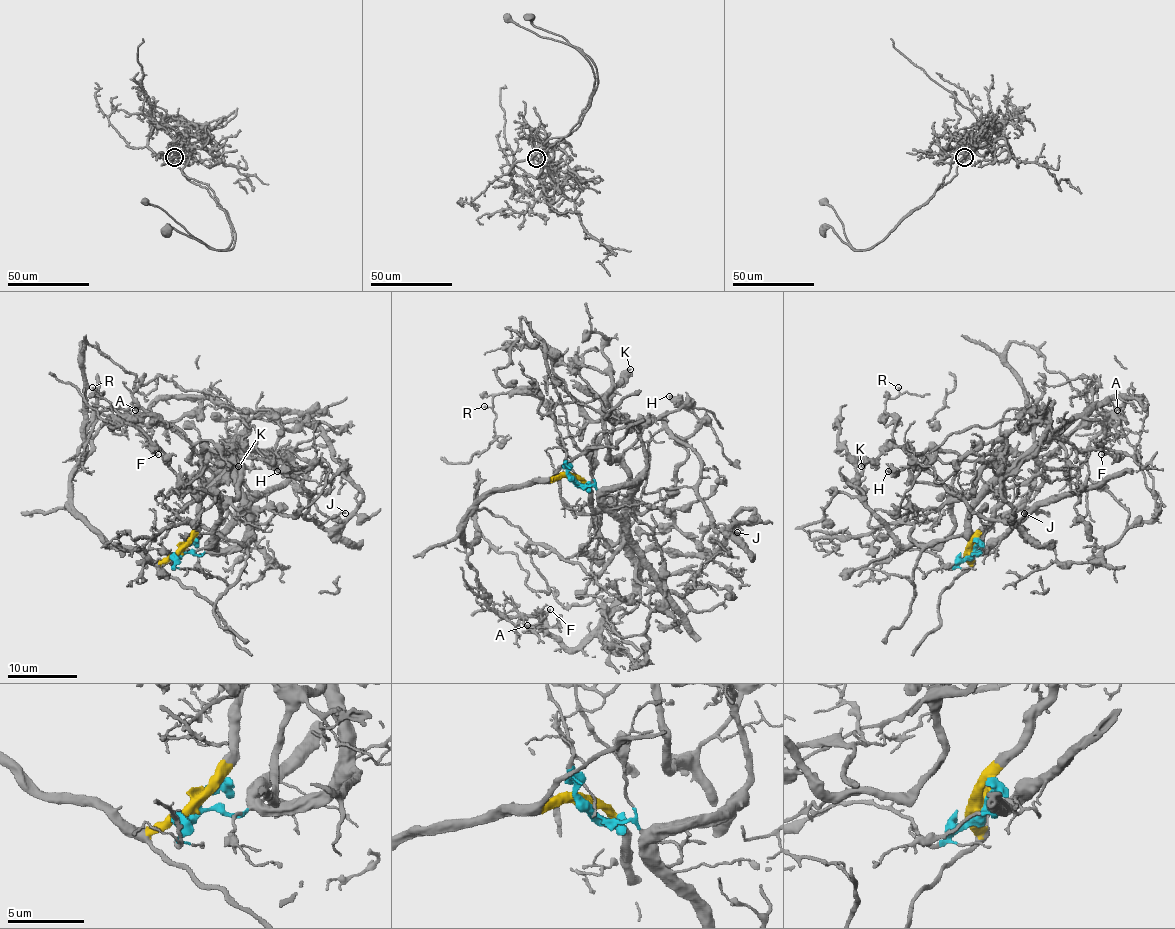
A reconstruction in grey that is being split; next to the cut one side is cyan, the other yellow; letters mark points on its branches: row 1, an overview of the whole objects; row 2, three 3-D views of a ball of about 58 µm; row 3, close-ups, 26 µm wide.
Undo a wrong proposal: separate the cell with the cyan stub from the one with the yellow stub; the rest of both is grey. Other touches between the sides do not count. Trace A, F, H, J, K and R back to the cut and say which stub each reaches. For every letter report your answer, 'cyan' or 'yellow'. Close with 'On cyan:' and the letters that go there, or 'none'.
A: cyan
F: cyan
H: yellow
J: cyan
K: yellow
R: yellow
On cyan: A, F, J

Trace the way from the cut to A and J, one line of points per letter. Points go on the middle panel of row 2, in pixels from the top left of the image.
A: (573, 480), (620, 488), (637, 475), (627, 525), (637, 585), (579, 646), (563, 648), (527, 625)
J: (573, 480), (620, 488), (637, 475), (637, 559), (708, 556), (753, 509), (713, 528), (738, 532)

